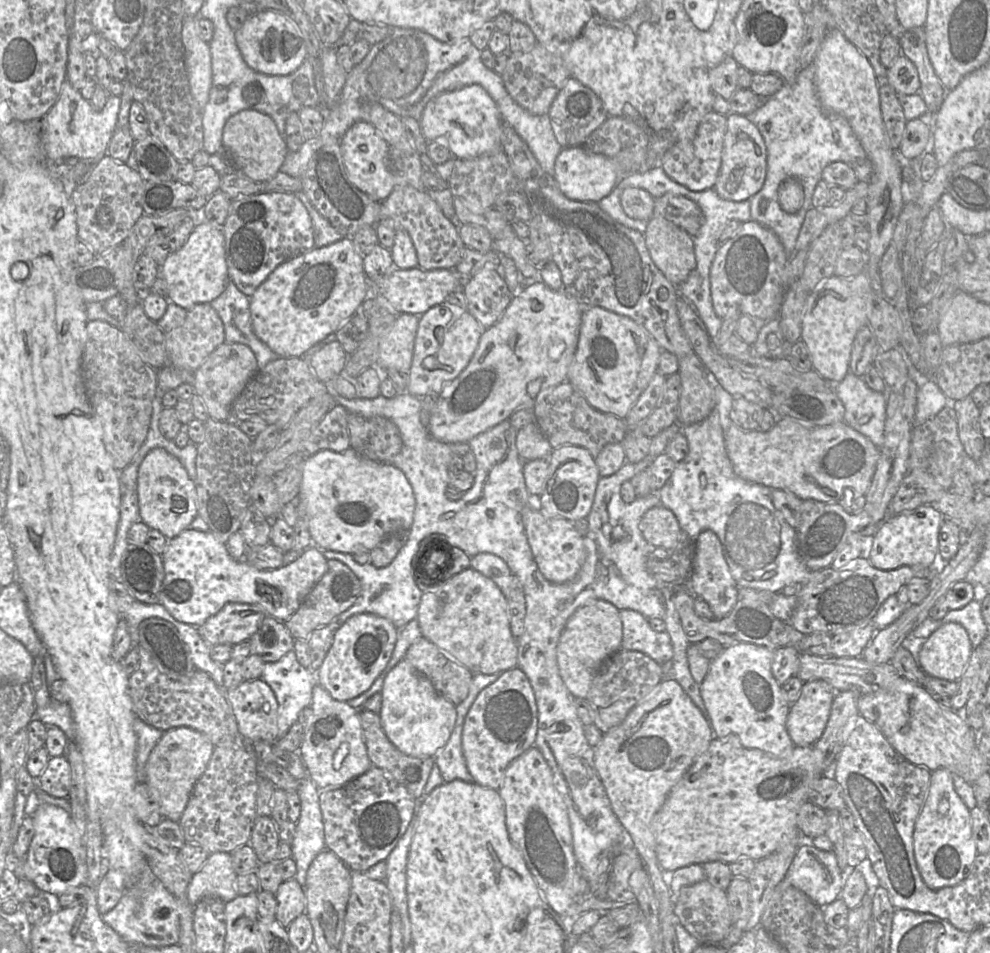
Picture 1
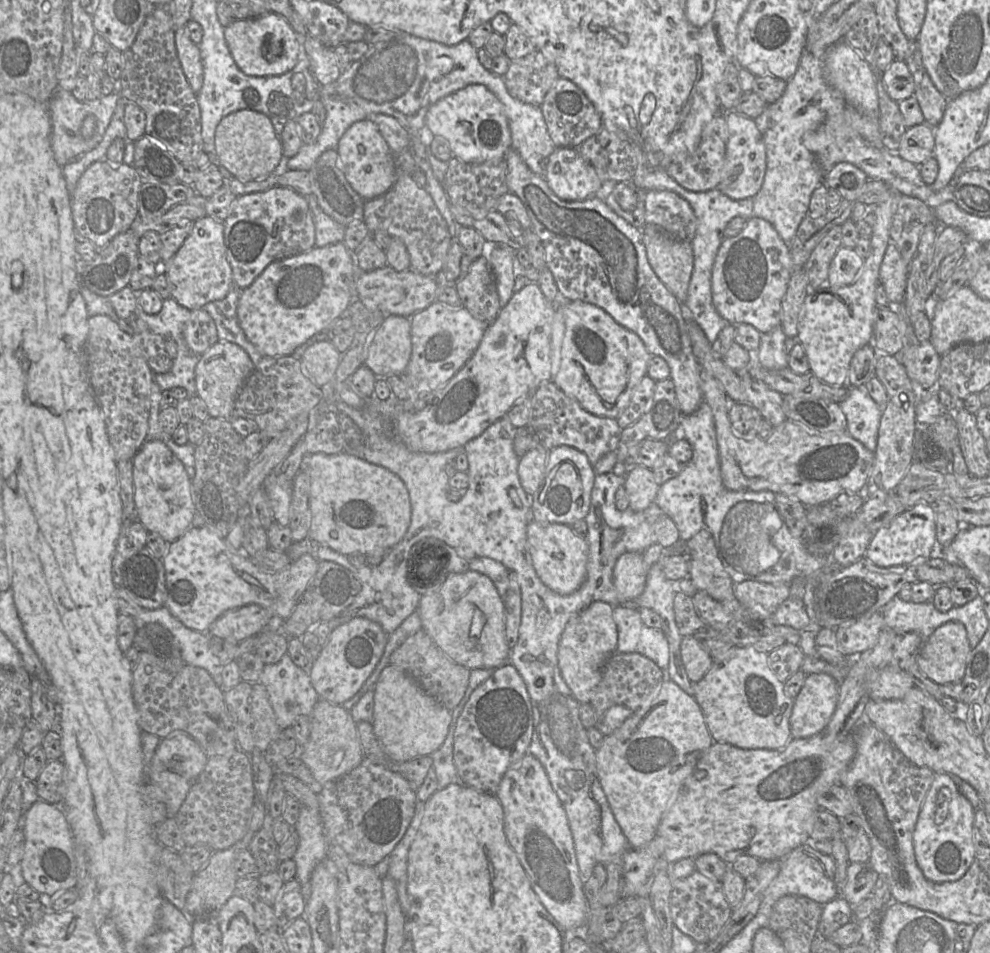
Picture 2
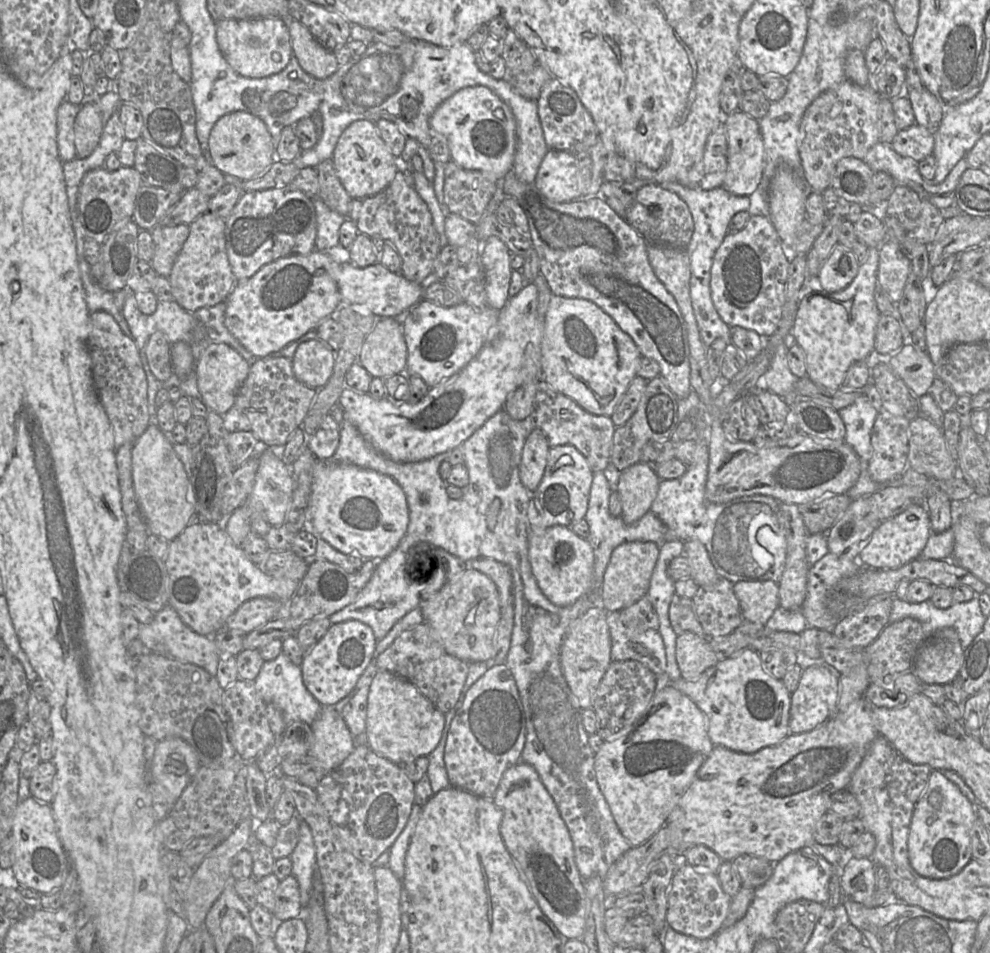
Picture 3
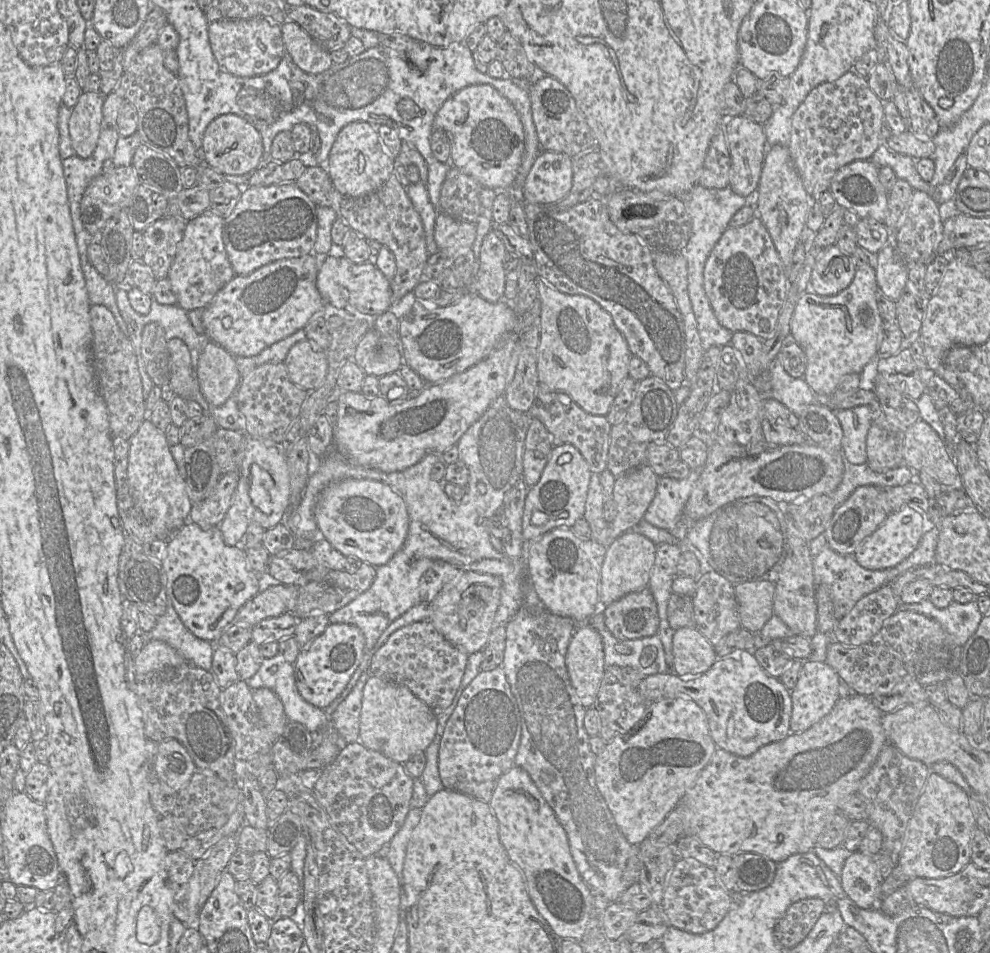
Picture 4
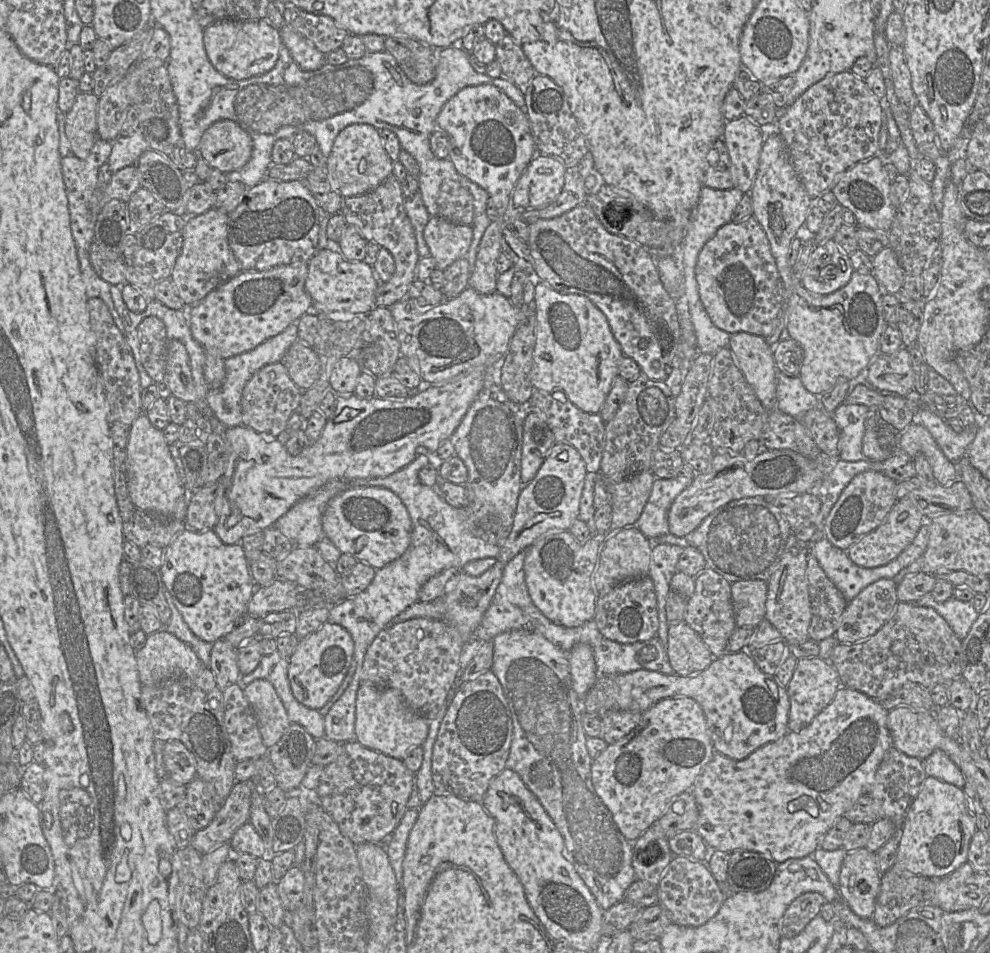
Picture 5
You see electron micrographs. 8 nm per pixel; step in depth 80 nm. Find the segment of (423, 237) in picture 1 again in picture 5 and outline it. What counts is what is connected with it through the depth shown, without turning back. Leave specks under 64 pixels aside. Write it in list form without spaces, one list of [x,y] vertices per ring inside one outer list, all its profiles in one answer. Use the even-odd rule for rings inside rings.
[[[393,175],[375,189],[359,196],[345,198],[343,201],[341,214],[347,225],[356,227],[367,242],[385,248],[394,258],[394,274],[388,281],[379,283],[376,290],[377,307],[390,307],[405,299],[410,285],[416,279],[415,268],[420,257],[417,253],[414,230],[404,208],[404,201],[401,185]]]

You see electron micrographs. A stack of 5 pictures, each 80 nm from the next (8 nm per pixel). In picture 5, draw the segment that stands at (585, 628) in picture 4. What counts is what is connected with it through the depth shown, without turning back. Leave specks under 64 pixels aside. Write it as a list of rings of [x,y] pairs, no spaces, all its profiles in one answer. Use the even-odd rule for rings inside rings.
[[[578,644],[568,653],[568,658],[572,687],[583,700],[598,679],[593,649],[588,644]]]

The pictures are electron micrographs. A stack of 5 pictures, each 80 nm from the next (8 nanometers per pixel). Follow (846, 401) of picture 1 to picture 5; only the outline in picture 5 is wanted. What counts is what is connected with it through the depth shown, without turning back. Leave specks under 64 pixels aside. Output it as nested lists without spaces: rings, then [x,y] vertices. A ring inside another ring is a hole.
[[[842,403],[832,413],[839,429],[839,459],[857,462],[865,459],[863,437],[865,420],[870,408],[864,405]]]

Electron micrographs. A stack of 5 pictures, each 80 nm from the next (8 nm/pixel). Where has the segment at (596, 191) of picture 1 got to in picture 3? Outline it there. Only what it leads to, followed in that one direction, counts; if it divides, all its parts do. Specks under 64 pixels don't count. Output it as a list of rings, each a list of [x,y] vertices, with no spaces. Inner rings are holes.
[[[549,149],[541,161],[533,184],[542,195],[554,202],[570,202],[581,198],[584,178],[577,167],[575,153]]]

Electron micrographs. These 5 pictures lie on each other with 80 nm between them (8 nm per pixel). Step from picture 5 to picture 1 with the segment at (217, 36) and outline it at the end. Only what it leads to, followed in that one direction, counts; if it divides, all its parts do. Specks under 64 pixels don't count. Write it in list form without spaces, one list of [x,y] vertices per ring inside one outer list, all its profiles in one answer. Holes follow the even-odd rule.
[[[273,10],[250,15],[235,31],[235,40],[246,64],[267,75],[290,74],[299,68],[307,56],[307,43],[296,23]]]

